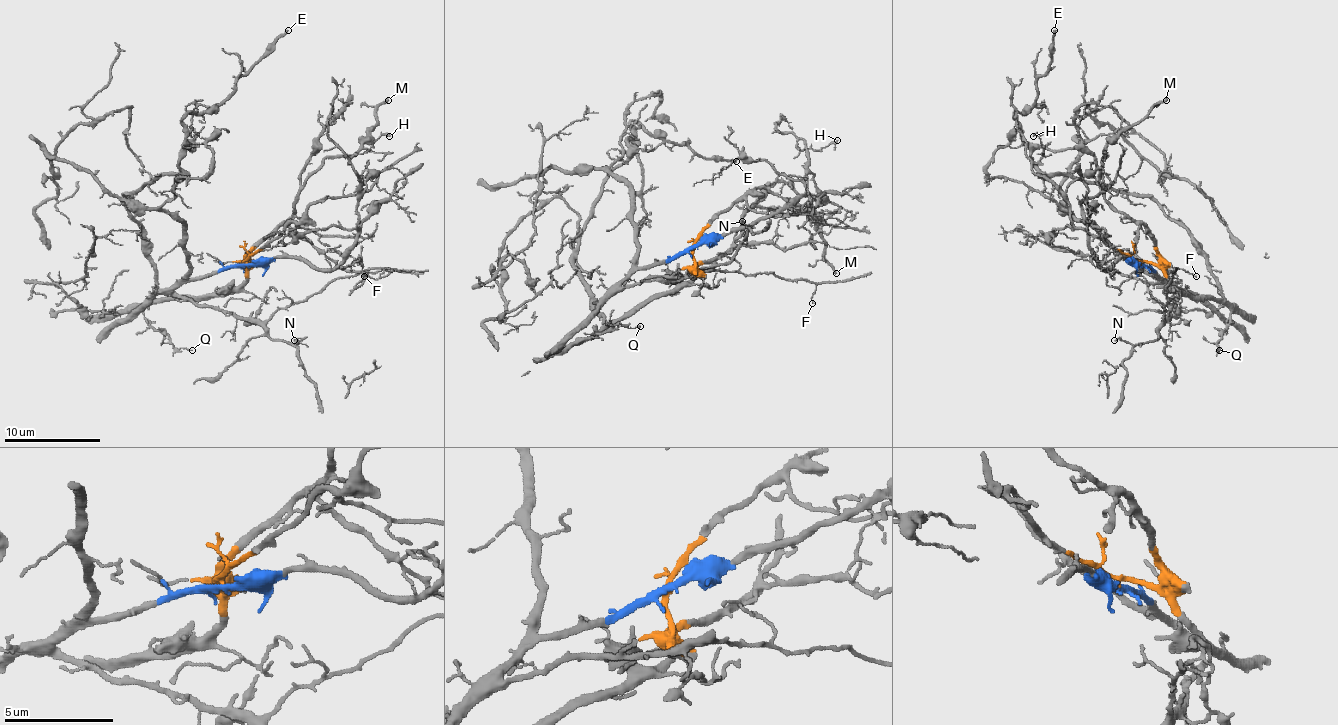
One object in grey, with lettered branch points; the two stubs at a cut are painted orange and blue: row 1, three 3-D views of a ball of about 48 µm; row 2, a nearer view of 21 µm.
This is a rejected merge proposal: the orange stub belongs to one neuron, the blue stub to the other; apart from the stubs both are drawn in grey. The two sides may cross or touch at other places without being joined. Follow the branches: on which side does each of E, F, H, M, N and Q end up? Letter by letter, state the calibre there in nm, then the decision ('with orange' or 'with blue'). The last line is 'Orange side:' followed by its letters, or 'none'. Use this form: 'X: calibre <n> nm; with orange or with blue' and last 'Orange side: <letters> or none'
E: calibre 190 nm; with orange
F: calibre 80 nm; with blue
H: calibre 190 nm; with blue
M: calibre 190 nm; with orange
N: calibre 90 nm; with blue
Q: calibre 100 nm; with orange
Orange side: E, M, Q

